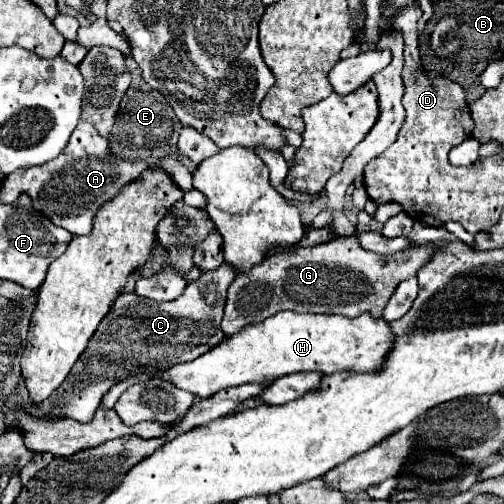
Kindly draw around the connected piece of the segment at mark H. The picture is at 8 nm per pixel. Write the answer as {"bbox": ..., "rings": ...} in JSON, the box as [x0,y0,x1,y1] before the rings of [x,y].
{"bbox":[159,310,395,398],"rings":[[[287,310],[243,328],[235,336],[225,338],[219,346],[211,348],[207,354],[199,356],[195,362],[177,364],[159,376],[199,398],[211,398],[219,390],[231,386],[273,382],[285,374],[301,370],[317,370],[321,374],[343,370],[369,374],[381,370],[383,358],[387,358],[393,342],[395,336],[389,330],[389,322],[375,320],[369,314],[345,318],[333,314],[297,314]]]}

